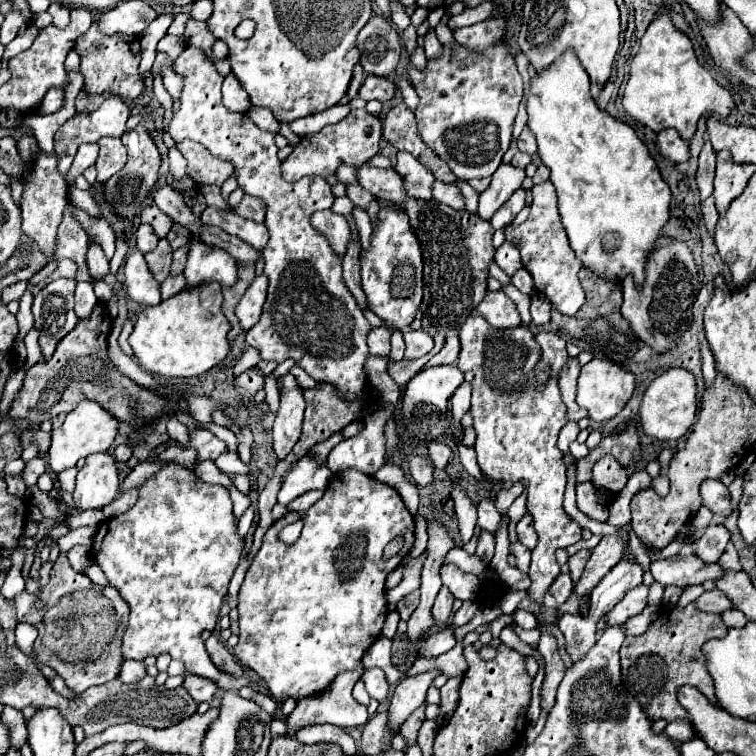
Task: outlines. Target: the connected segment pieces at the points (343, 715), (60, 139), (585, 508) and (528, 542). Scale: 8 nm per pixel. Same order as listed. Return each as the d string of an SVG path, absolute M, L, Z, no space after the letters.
M357 665L353 671L339 673L337 679L333 681L333 685L321 697L305 697L305 699L299 699L295 711L285 717L287 735L289 737L295 737L295 733L301 727L307 727L307 725L325 725L325 723L331 723L331 725L337 725L337 727L363 727L365 721L369 719L367 707L365 705L359 705L353 699L353 695L351 695L351 689L353 689L355 681L361 675L363 675L363 665Z
M113 95L113 97L105 99L103 105L91 113L91 117L79 113L79 115L71 117L69 121L65 121L61 125L61 129L55 133L54 138L54 149L58 158L57 168L59 173L67 179L67 169L71 167L71 161L73 161L73 157L77 153L77 147L81 143L95 143L95 141L99 141L101 137L107 137L107 135L109 137L121 137L125 133L127 119L129 119L129 107L119 97Z
M589 481L577 483L575 485L575 493L577 493L577 507L579 507L579 511L583 511L585 515L589 515L595 521L607 521L609 511L607 511L607 507L601 507L597 503L597 497L595 497L597 491L593 489L593 485Z
M525 513L525 515L519 519L515 531L517 531L519 541L521 541L527 549L533 549L533 547L535 547L535 543L537 543L537 533L535 533L535 529L533 529L533 517L531 517L531 513Z

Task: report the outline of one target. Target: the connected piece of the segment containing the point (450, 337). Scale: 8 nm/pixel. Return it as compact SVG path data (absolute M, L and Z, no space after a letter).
M449 329L447 331L447 337L445 337L445 345L443 349L433 355L427 365L447 365L447 363L453 363L457 361L457 355L459 355L459 337L457 337L457 329Z

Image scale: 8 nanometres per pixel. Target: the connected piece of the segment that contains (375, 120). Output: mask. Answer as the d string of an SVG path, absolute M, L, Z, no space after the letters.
M351 109L343 121L323 127L317 135L301 137L301 141L293 149L293 153L281 163L281 173L287 181L299 181L305 175L329 177L337 171L339 165L359 167L363 161L377 155L379 139L381 139L379 117L367 113L365 109Z

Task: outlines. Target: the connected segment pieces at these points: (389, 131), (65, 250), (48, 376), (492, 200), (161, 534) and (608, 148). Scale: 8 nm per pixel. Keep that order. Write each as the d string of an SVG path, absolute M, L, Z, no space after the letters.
M399 103L385 113L383 137L399 151L411 153L417 161L421 161L427 169L431 169L439 181L445 183L455 181L455 175L445 165L445 161L439 159L435 151L431 151L431 147L423 145L423 139L419 137L419 129L415 125L415 115L407 109L405 103Z
M67 213L63 215L63 221L59 225L59 233L57 233L57 249L55 249L55 259L63 259L69 257L77 263L79 271L77 271L77 281L91 281L89 273L87 273L87 263L85 263L85 255L87 255L87 245L89 245L89 237L85 233L85 229L73 219L73 215Z
M99 303L89 319L79 321L77 327L67 333L55 353L47 361L39 361L27 369L23 389L15 399L9 417L27 417L33 425L39 425L45 419L53 419L59 413L73 411L81 401L89 399L107 409L117 421L129 423L133 421L133 433L129 435L131 443L141 443L143 435L151 433L153 427L161 421L167 421L175 415L191 415L187 409L187 401L193 391L161 391L147 389L137 385L127 375L119 373L119 369L109 361L107 355L107 337L111 331L111 317L107 313L105 303Z
M499 165L499 169L491 177L489 187L479 195L477 215L489 221L495 215L495 211L515 193L515 189L521 187L523 179L525 179L525 169L513 165Z
M177 463L167 465L155 477L151 477L141 489L137 503L119 517L105 519L93 541L93 561L101 567L109 585L119 591L119 595L129 603L131 615L129 625L123 635L123 657L125 659L145 659L149 655L169 653L173 659L185 663L187 671L199 677L215 681L221 689L239 691L249 685L247 677L229 677L219 671L199 637L205 629L213 629L219 619L219 609L227 585L241 559L243 543L237 537L237 523L231 513L231 497L221 485L207 485L191 469Z
M567 51L559 61L555 61L555 65L533 75L531 93L527 97L527 125L537 139L541 161L551 171L551 183L555 185L559 197L559 215L575 257L585 269L599 273L599 277L607 277L609 281L623 281L631 275L635 287L641 291L647 259L655 251L655 241L669 221L671 189L663 181L657 163L651 159L647 147L635 131L627 123L621 123L601 111L595 105L589 87L589 75L581 67L575 53Z

